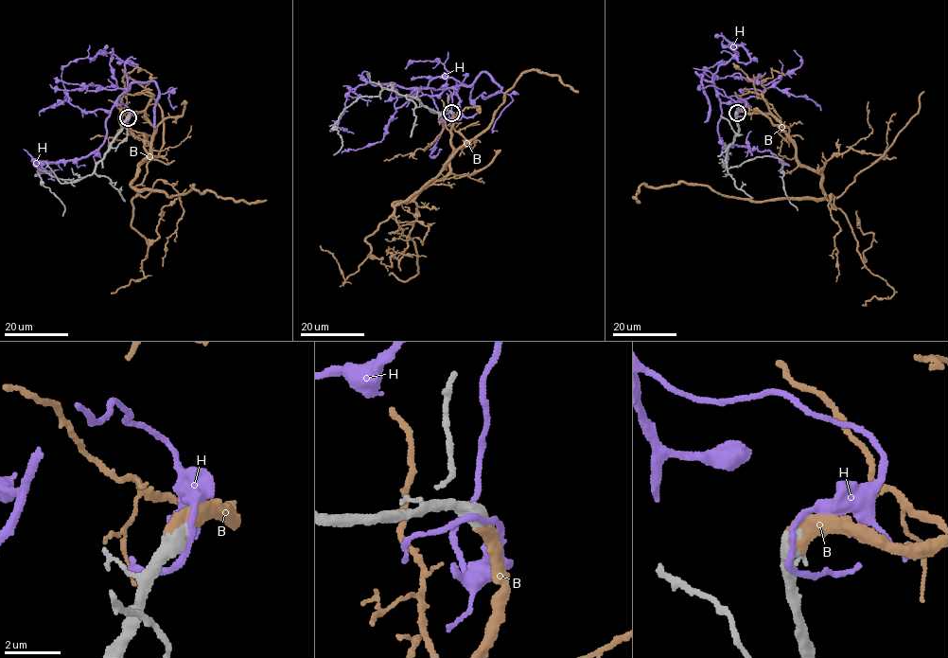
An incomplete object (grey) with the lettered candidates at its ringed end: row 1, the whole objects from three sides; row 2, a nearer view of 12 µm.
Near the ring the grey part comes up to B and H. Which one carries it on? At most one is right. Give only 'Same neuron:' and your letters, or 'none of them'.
Same neuron: B

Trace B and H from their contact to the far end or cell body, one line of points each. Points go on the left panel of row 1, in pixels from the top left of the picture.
B: (128, 117), (144, 112), (154, 130), (134, 187), (171, 197), (193, 185), (202, 194), (267, 200)
H: (129, 117), (128, 108), (117, 102), (97, 149), (78, 159), (36, 165), (42, 172), (59, 169)

